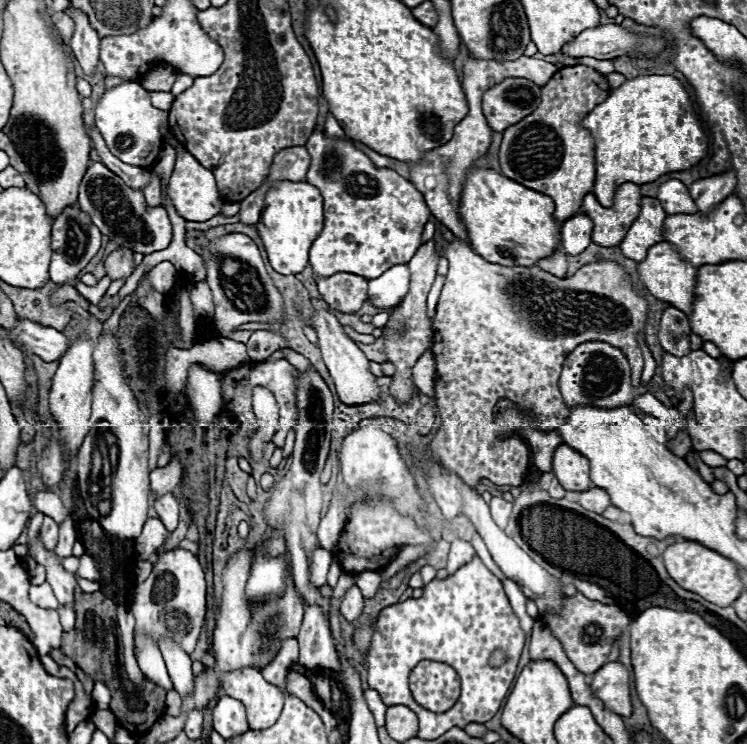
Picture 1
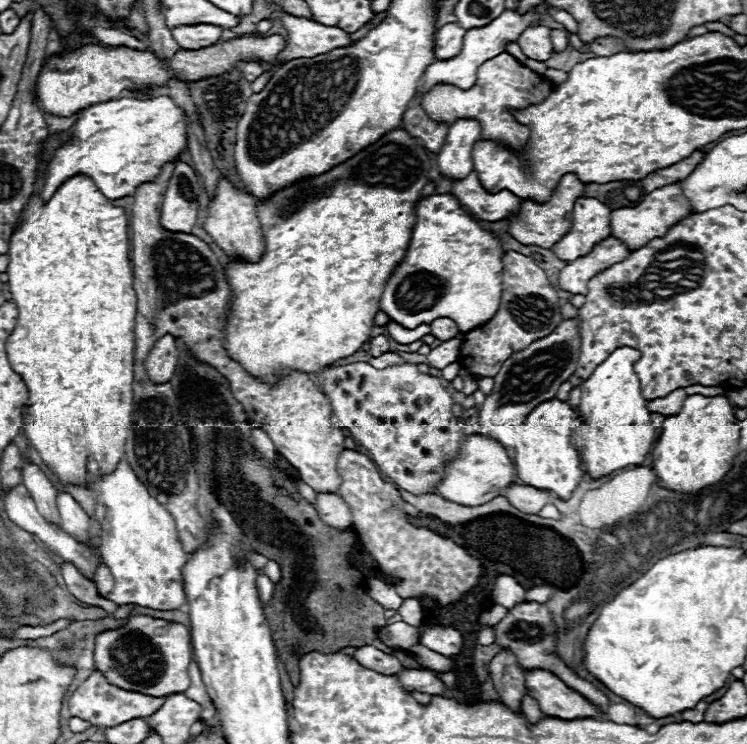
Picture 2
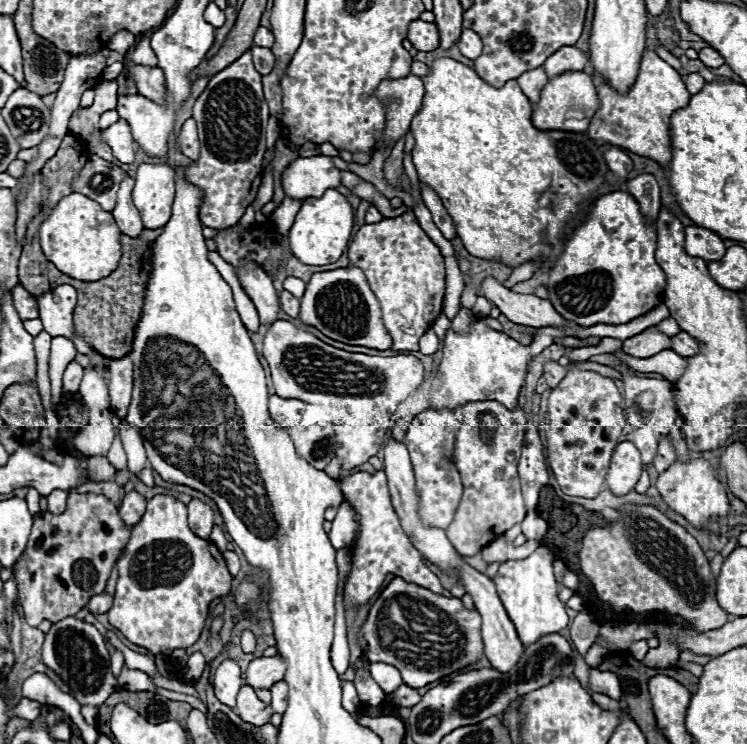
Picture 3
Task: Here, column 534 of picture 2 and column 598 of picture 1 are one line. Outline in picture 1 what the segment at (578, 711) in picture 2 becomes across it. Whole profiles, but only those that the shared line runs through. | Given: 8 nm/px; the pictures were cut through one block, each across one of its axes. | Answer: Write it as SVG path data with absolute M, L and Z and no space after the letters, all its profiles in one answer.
M608 662L592 674L590 682L592 694L602 700L604 708L628 716L632 712L630 692L628 692L628 670L618 662Z

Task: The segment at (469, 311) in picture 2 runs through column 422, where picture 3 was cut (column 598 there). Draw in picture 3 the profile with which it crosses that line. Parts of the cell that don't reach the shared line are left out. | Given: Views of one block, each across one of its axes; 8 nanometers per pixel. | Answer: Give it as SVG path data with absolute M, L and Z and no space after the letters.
M610 192L600 196L584 222L572 232L566 240L562 254L554 262L548 274L548 300L566 320L572 320L580 326L594 324L626 324L636 316L646 314L664 300L666 274L656 264L656 226L646 224L646 218L640 214L638 202L628 192Z

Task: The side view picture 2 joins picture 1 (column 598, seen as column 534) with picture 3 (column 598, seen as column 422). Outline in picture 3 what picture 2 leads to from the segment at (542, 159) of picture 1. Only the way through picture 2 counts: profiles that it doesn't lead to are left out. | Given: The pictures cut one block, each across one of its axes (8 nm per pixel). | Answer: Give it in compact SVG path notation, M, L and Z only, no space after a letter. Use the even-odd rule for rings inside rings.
M564 72L560 76L556 76L554 80L550 80L542 94L540 94L540 102L534 106L534 112L532 112L532 122L538 130L566 130L566 132L576 132L576 134L584 134L590 126L590 118L596 114L596 110L600 108L600 98L598 98L598 92L594 88L594 82L592 82L592 76L584 74L584 72ZM572 106L584 106L586 108L586 118L580 120L580 122L568 122L564 118L564 114L572 108Z

